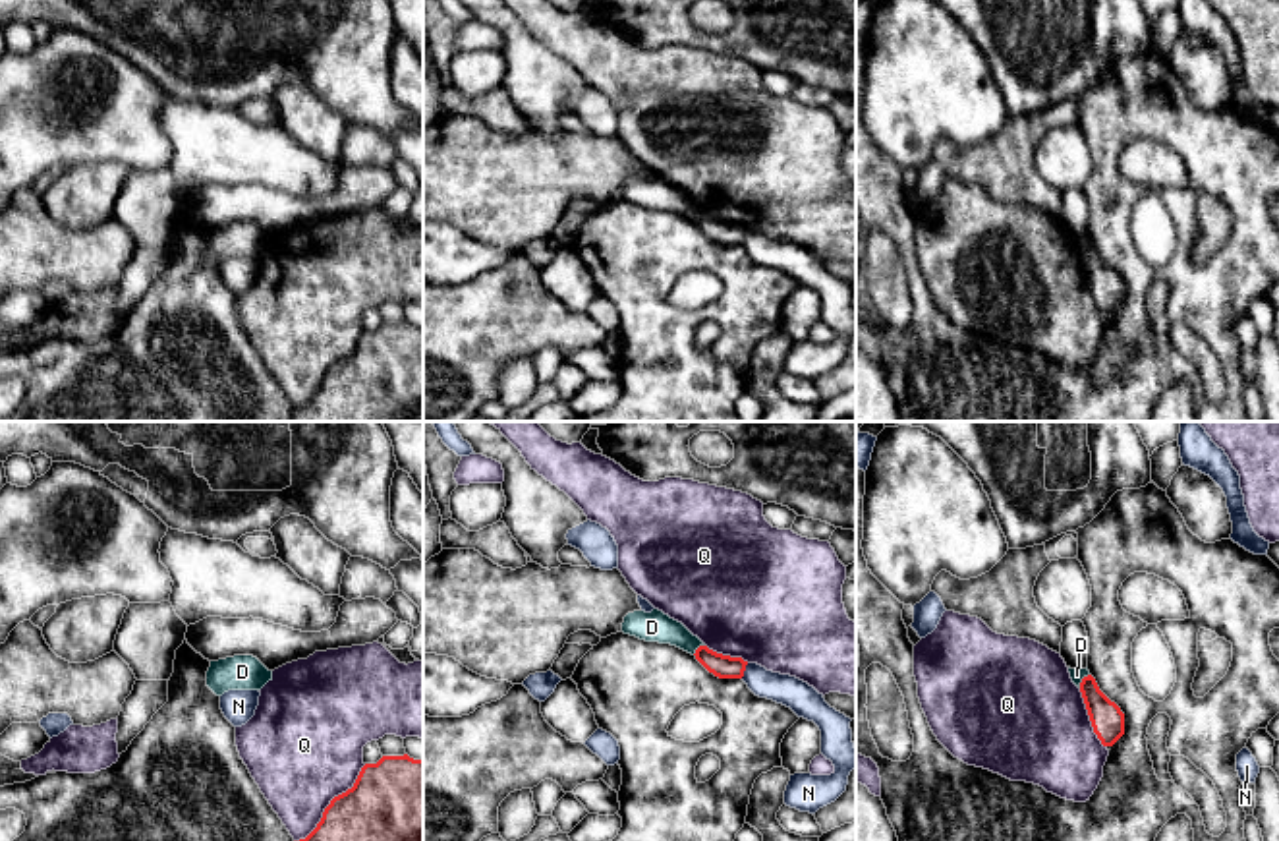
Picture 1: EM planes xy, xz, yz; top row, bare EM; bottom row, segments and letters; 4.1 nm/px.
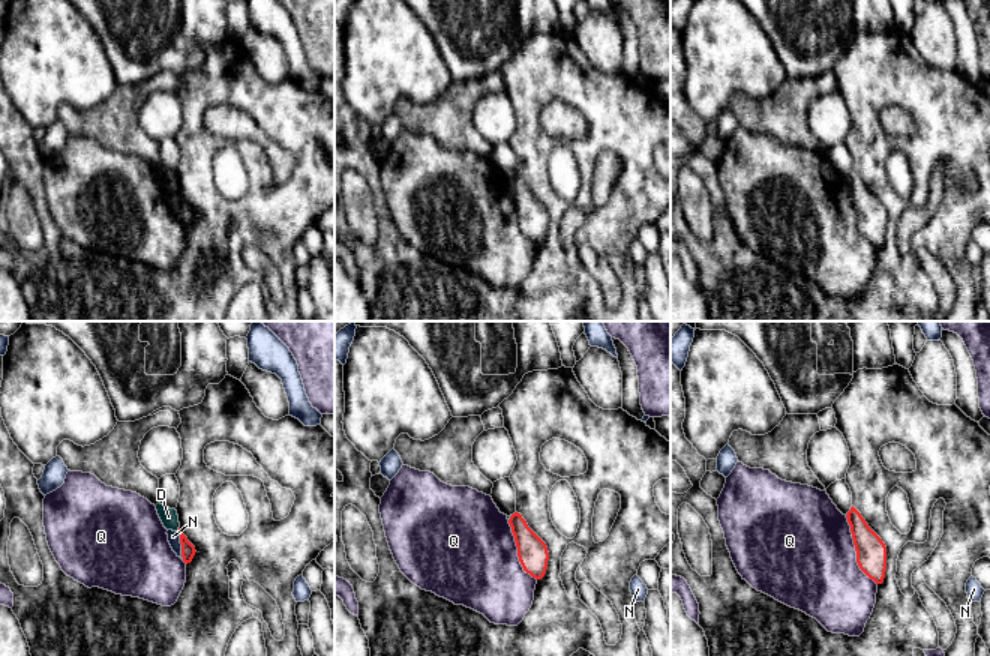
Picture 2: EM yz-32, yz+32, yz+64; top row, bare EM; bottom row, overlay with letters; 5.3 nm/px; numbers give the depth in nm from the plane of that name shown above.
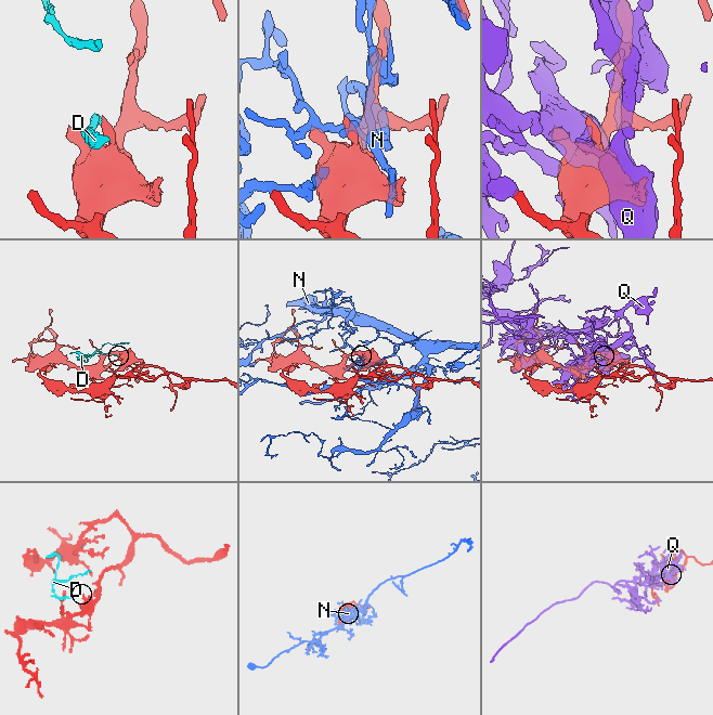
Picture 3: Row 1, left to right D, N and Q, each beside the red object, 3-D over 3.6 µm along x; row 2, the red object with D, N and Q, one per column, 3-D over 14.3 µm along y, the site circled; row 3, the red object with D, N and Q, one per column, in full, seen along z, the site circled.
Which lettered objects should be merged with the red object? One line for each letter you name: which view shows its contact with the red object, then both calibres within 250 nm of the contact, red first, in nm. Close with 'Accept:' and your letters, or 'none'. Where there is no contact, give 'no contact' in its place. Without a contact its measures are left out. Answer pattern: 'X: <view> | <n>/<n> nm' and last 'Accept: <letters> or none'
Accept: none

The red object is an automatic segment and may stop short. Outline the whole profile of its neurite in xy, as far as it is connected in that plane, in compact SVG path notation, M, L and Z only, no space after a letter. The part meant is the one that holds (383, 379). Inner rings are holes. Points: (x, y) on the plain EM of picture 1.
M383 323L365 331L352 356L334 363L292 421L423 421L423 327Z

